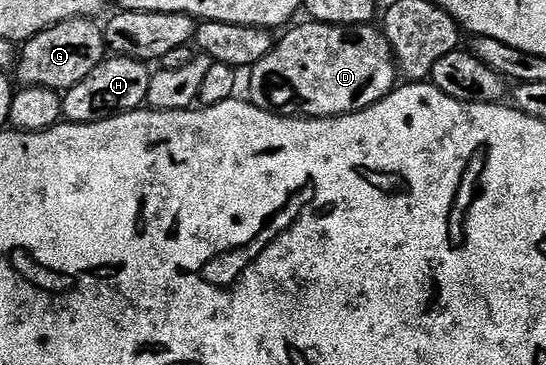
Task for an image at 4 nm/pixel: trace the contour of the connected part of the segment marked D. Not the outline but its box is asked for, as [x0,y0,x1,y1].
[249,22,400,119]

